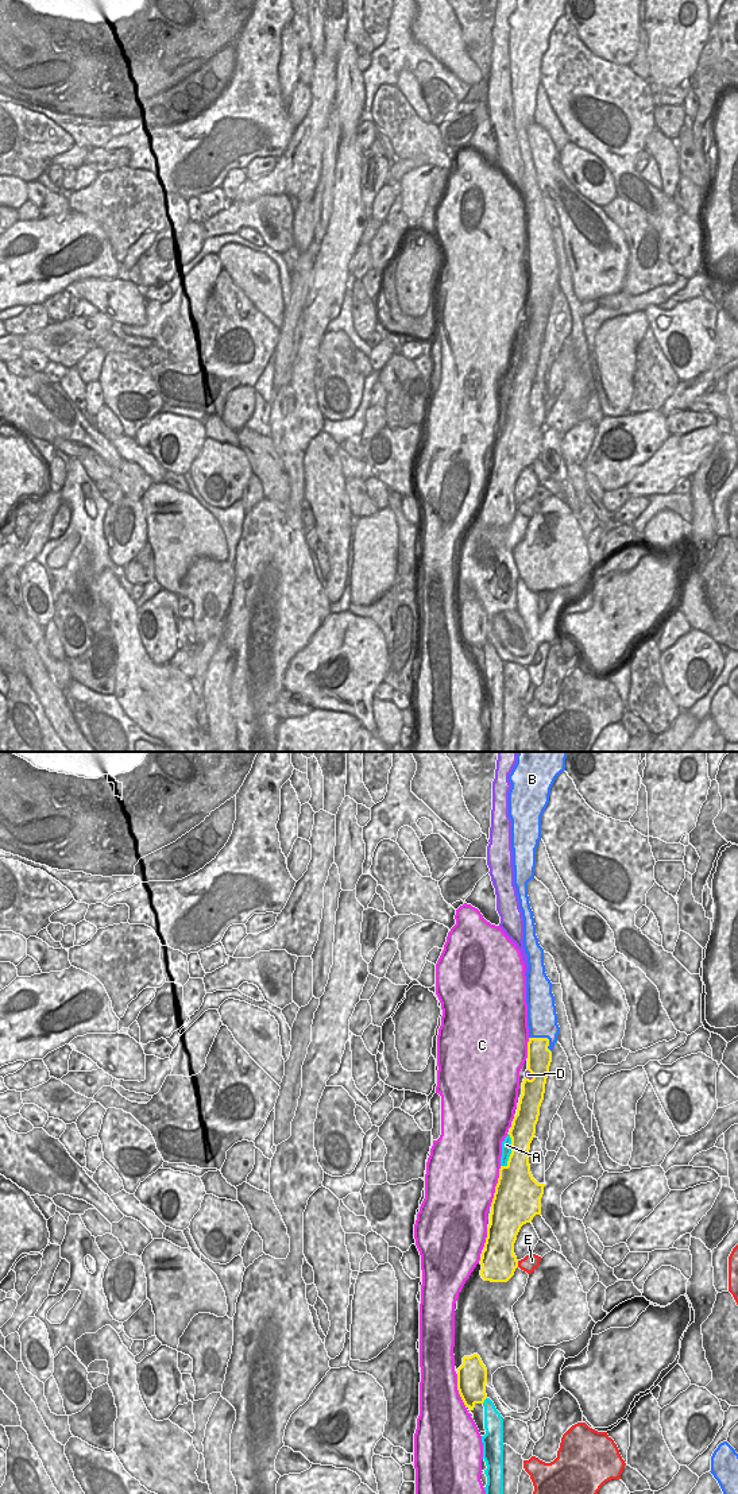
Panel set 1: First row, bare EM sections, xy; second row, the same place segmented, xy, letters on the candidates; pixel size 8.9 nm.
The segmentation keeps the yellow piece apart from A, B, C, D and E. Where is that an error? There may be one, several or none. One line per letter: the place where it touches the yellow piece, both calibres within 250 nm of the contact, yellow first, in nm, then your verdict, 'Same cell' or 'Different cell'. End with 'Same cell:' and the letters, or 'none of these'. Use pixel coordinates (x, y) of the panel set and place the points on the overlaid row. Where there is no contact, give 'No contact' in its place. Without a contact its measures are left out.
A: Touches yellow at xy (512, 1151). Thickness 280 nm (yellow) against 100 nm. Different cell
B: Touches yellow at xy (545, 1038). Thickness 220 nm (yellow) against 260 nm. Different cell
C: Touches yellow at xy (495, 1186). Thickness 420 nm (yellow) against 500 nm. Different cell
D: Touches yellow at xy (532, 1074). Thickness 220 nm (yellow) against 70 nm. Same cell
E: Touches yellow at xy (517, 1263). Thickness 320 nm (yellow) against 140 nm. Different cell
Same cell: D.

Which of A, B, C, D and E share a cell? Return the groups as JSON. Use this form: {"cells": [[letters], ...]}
{"cells": [["A"], ["B"], ["C"], ["D"], ["E"]]}

